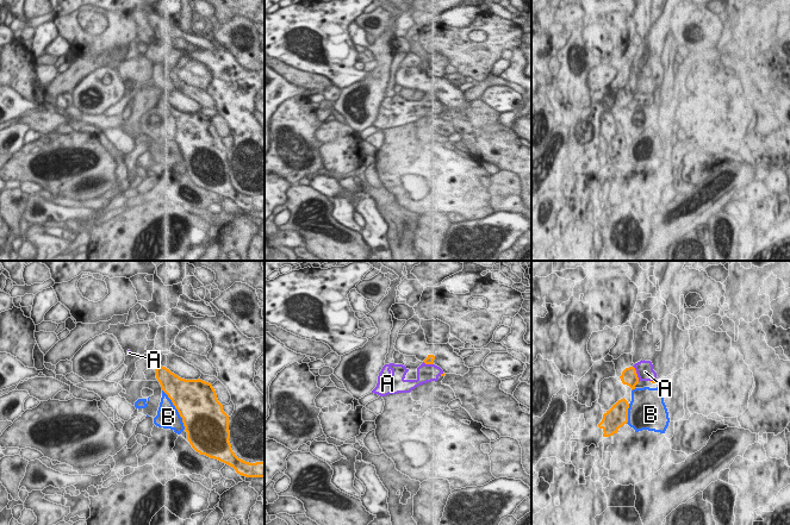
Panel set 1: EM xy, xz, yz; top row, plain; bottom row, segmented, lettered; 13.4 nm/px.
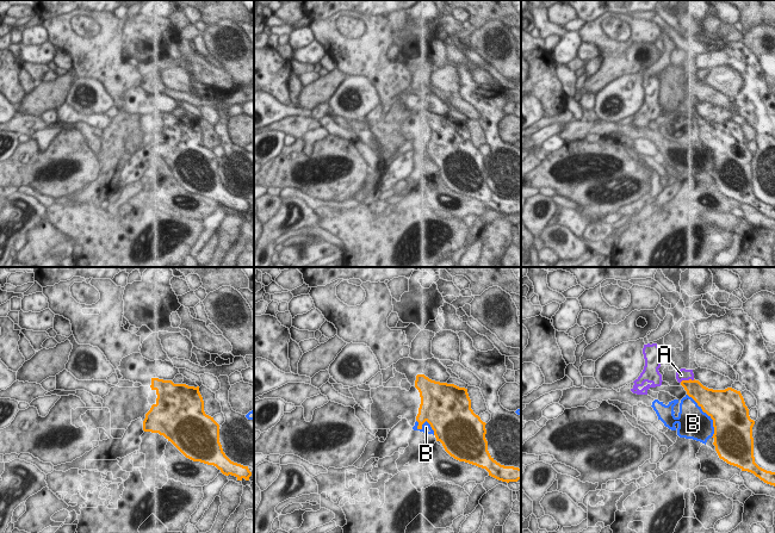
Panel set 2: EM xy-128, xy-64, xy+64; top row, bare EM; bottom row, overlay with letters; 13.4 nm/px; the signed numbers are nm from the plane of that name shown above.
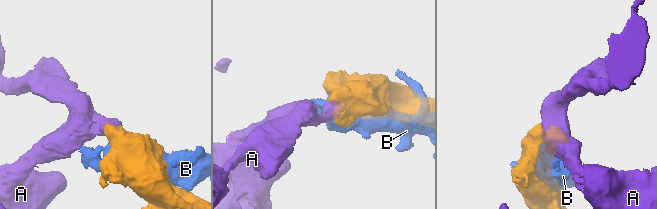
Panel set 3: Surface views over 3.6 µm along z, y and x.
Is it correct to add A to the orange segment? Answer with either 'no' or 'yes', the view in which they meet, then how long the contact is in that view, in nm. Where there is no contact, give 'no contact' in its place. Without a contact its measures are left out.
yes | yz | 240 nm

